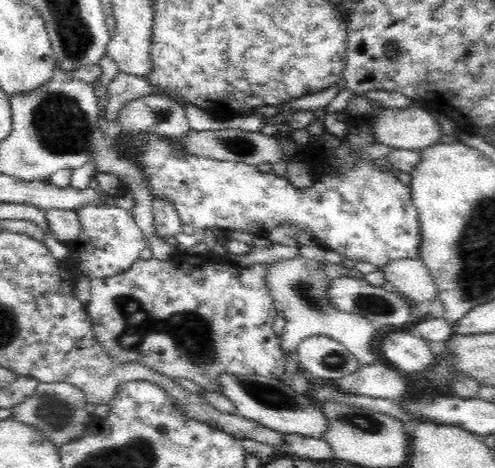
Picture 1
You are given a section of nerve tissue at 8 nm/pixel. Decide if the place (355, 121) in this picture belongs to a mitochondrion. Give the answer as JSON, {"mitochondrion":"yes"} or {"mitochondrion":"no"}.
{"mitochondrion":"no"}

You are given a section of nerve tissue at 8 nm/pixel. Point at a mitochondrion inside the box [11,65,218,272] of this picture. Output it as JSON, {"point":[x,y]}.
{"point":[61,126]}

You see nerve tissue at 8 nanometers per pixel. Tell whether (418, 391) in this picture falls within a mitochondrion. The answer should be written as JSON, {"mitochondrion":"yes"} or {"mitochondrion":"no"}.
{"mitochondrion":"no"}

